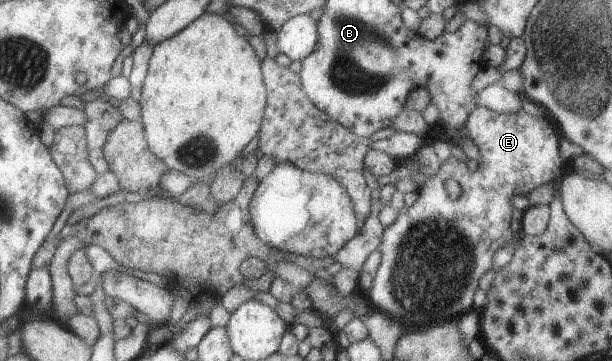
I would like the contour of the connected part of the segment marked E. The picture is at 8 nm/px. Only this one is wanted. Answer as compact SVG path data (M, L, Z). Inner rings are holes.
M478 105L475 107L466 118L466 129L468 138L473 141L476 146L476 152L480 156L479 161L482 164L461 162L456 160L452 156L448 160L441 162L440 167L436 174L432 178L426 179L422 188L417 192L420 196L413 205L406 207L403 206L398 210L398 216L396 220L390 224L388 227L384 228L382 232L382 243L378 246L378 251L381 253L381 260L379 266L375 269L373 273L372 286L368 290L368 296L371 306L375 310L381 312L385 311L386 315L392 316L392 319L400 320L400 323L405 329L409 327L426 327L431 323L438 323L439 321L444 321L447 319L459 318L462 314L465 314L473 310L472 298L473 292L477 287L477 280L479 277L491 267L491 256L504 244L507 244L513 239L514 232L509 228L509 222L511 222L511 212L513 212L513 207L511 207L509 199L512 196L524 195L533 190L536 186L548 183L557 182L561 178L561 162L559 159L559 138L555 134L555 130L549 126L545 118L539 119L534 118L530 114L525 113L523 110L517 112L517 114L509 113L498 113L492 111L488 106ZM447 178L453 178L457 184L459 184L461 193L457 199L449 199L447 196L447 191L445 191L445 180Z

